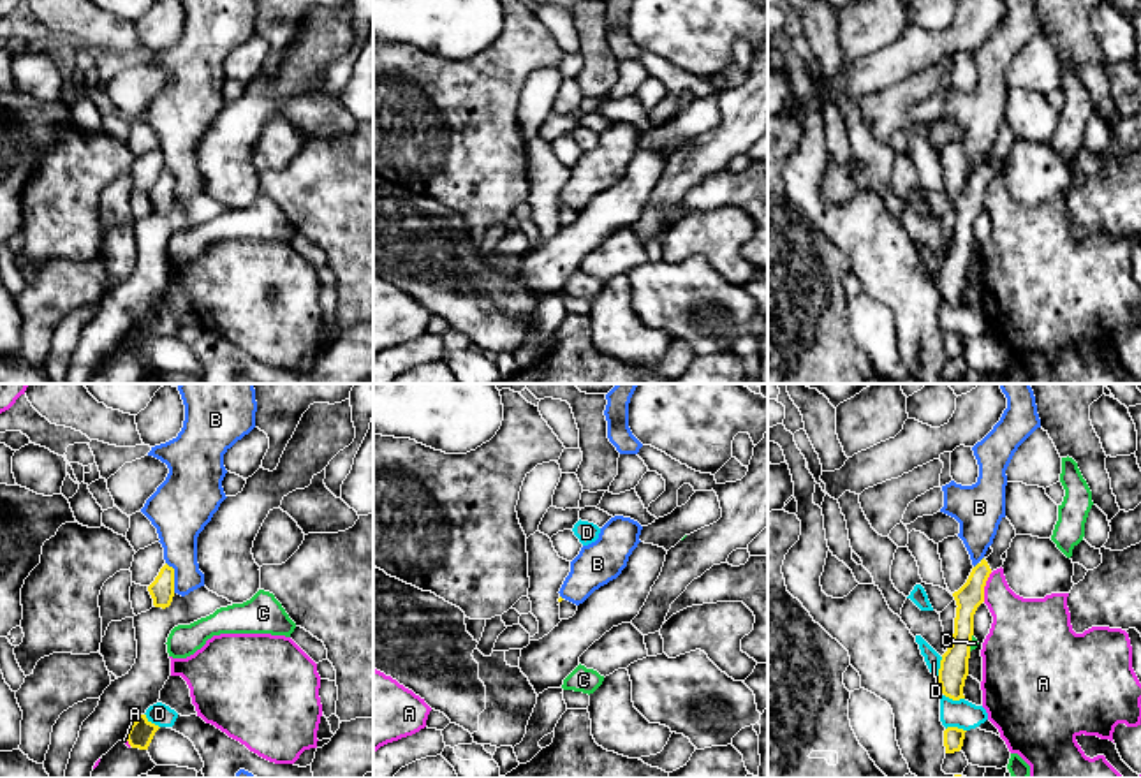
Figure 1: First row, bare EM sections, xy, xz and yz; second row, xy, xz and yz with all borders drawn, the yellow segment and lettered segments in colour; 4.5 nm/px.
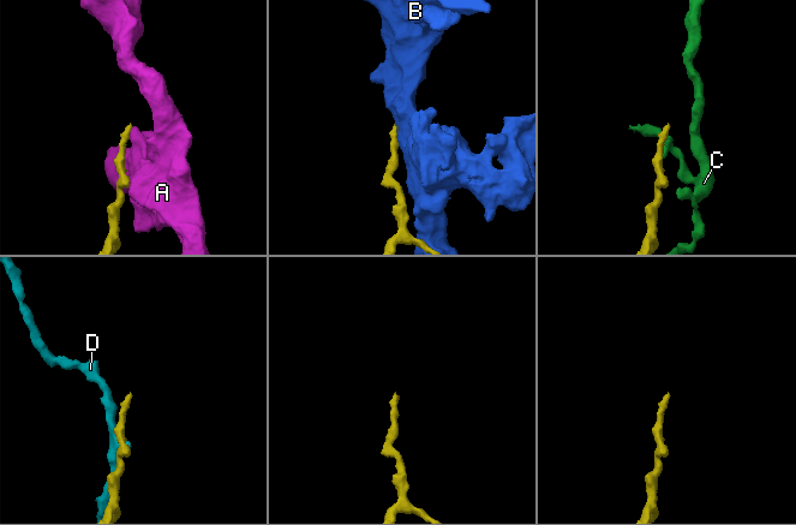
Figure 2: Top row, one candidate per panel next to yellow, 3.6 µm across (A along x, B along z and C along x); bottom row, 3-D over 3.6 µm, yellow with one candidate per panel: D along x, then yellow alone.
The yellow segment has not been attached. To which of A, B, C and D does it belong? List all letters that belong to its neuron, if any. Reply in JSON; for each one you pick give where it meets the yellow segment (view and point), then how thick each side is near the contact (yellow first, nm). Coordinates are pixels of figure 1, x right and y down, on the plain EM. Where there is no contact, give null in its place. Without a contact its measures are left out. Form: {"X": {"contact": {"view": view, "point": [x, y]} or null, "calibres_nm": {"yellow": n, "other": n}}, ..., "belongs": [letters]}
{"belongs": []}

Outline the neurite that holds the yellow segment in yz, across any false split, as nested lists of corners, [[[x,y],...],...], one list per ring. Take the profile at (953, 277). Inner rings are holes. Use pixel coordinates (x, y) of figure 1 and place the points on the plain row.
[[[1002,123],[993,144],[993,158],[983,164],[970,178],[967,188],[953,199],[956,224],[953,248],[942,261],[939,289],[942,299],[953,306],[965,305],[963,292],[968,282],[970,248],[974,241],[974,220],[984,208],[984,192],[990,180],[1004,171],[1002,160],[1011,153],[1016,136],[1007,123]]]

